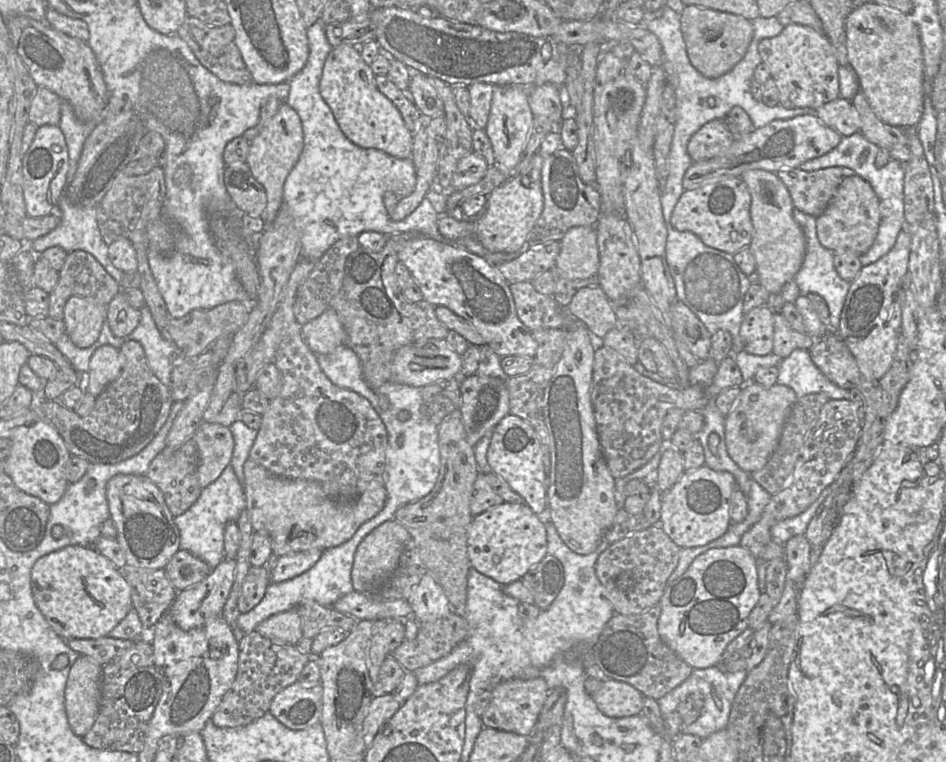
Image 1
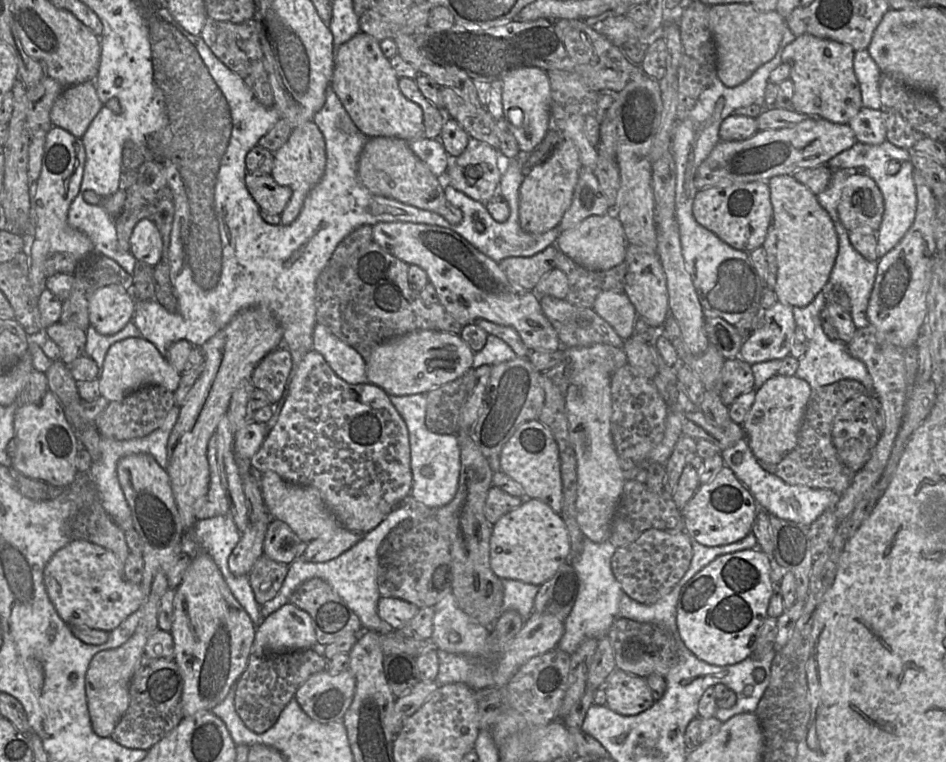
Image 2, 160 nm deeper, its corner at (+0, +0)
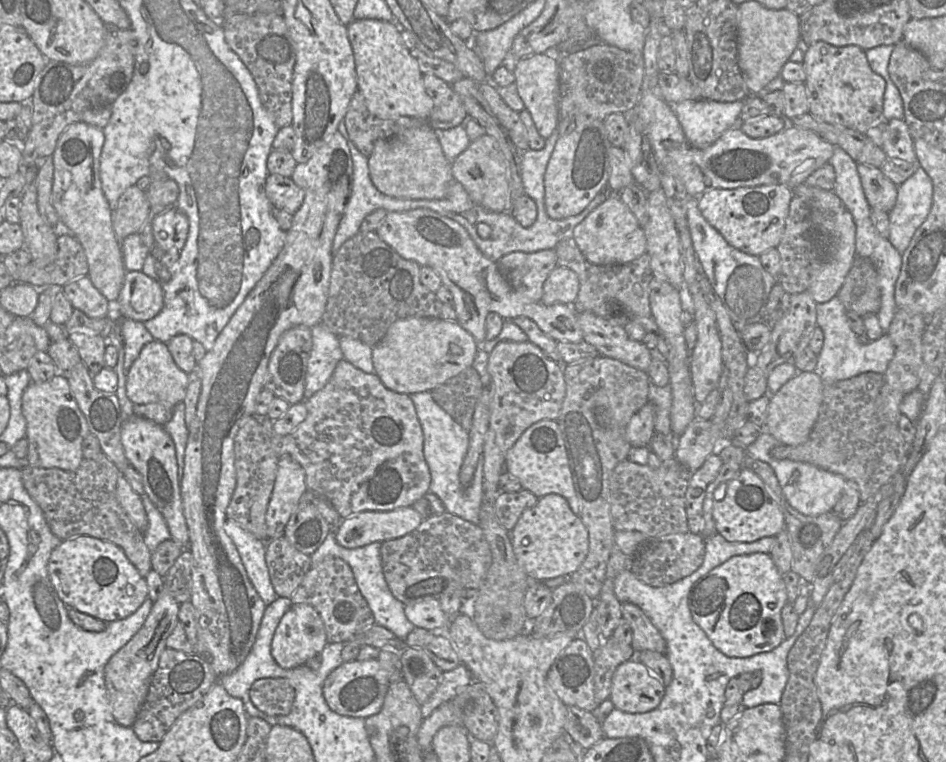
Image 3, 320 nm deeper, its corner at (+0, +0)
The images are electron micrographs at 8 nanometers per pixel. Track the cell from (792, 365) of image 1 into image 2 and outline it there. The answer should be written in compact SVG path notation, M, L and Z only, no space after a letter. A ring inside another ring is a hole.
M820 292L809 305L793 307L795 322L801 328L808 343L806 352L798 358L799 366L795 376L808 382L812 390L841 380L855 380L862 383L869 391L872 391L872 378L865 364L851 356L846 343L833 341L825 334L821 321L821 312L825 304L825 297Z

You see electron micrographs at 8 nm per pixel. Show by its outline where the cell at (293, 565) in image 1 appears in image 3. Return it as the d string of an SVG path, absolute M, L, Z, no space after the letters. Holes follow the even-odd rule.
M413 507L391 511L363 511L342 520L335 529L336 541L345 548L400 538L415 530L423 516Z

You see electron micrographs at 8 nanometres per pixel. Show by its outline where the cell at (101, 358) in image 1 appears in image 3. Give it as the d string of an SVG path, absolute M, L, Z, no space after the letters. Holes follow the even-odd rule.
M153 340L147 343L126 375L126 394L133 404L162 403L174 407L186 395L188 374L175 363L166 343Z

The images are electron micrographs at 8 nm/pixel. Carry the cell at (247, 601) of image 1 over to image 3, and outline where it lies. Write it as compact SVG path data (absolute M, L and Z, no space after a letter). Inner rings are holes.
M280 535L266 541L265 561L278 597L290 598L312 567L311 556L295 549Z

